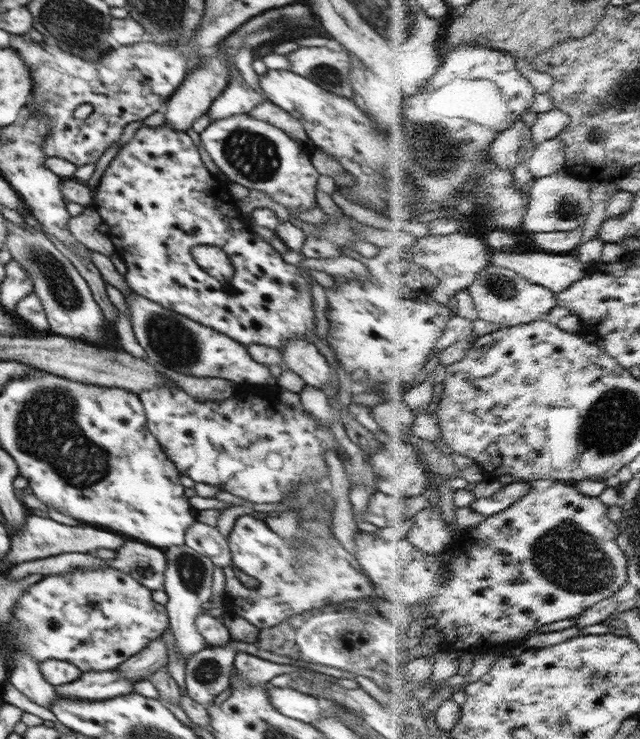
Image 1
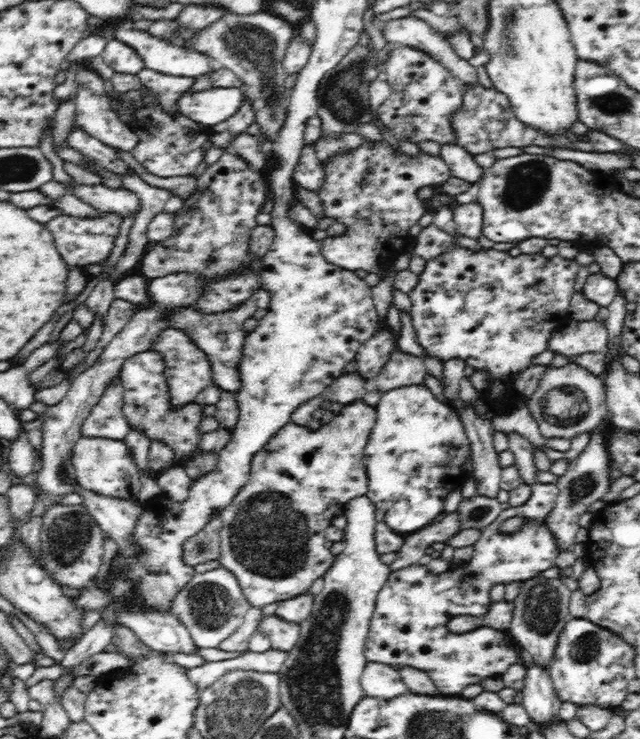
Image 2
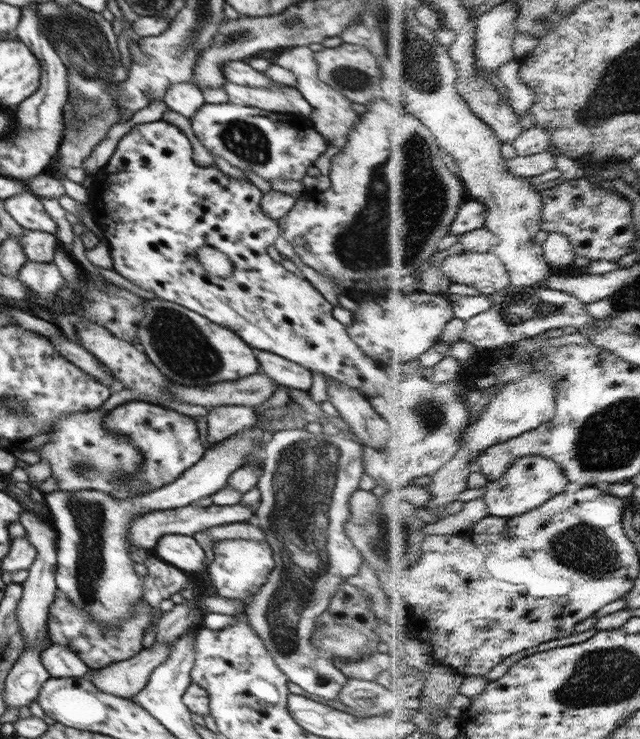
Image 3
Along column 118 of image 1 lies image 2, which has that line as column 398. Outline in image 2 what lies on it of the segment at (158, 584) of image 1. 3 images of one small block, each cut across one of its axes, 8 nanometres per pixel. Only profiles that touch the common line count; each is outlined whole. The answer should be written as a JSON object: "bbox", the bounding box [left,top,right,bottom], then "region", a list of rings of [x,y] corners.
{"bbox":[391,510,460,572],"region":[[[456,510],[454,513],[446,514],[439,522],[431,523],[414,533],[405,534],[401,547],[395,552],[396,559],[391,563],[391,570],[396,572],[396,570],[417,564],[429,545],[434,542],[445,543],[460,530]]]}

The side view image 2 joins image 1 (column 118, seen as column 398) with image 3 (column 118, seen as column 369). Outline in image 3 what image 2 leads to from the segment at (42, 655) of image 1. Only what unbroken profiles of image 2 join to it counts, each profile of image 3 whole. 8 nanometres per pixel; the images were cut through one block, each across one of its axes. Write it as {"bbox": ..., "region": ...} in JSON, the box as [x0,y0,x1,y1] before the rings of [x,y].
{"bbox":[47,593,153,669],"region":[[[61,593],[61,595],[55,596],[54,602],[48,608],[47,630],[50,633],[52,643],[70,647],[90,669],[101,669],[112,663],[132,658],[143,649],[143,637],[147,628],[153,624],[153,607],[143,599],[142,602],[136,604],[134,612],[130,613],[134,613],[134,616],[124,618],[118,624],[120,628],[108,630],[108,628],[98,626],[94,620],[90,620],[84,610],[74,606],[68,600],[68,596]]]}

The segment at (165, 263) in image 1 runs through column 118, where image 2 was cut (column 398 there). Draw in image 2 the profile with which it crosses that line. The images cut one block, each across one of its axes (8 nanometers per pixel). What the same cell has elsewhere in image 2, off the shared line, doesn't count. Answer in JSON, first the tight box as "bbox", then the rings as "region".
{"bbox":[317,140,452,275],"region":[[[365,140],[354,150],[334,154],[323,169],[325,183],[317,193],[322,200],[324,215],[336,219],[336,223],[343,224],[346,232],[320,241],[320,251],[324,259],[334,266],[354,272],[364,270],[368,274],[376,275],[387,270],[385,265],[395,267],[403,261],[410,228],[427,214],[424,203],[418,199],[416,192],[424,186],[440,185],[452,176],[449,166],[442,157],[424,152],[420,152],[417,156],[407,156],[392,149],[384,140],[376,143]]]}

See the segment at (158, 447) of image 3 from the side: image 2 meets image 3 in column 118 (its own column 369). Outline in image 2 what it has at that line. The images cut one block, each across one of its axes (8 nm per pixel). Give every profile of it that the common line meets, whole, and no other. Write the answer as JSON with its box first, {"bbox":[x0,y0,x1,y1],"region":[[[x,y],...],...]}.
{"bbox":[218,400,376,608],"region":[[[357,400],[344,405],[330,422],[315,431],[292,422],[286,424],[254,455],[249,482],[218,514],[222,521],[219,561],[234,573],[251,606],[262,608],[304,594],[333,565],[335,556],[325,547],[326,528],[344,512],[346,502],[368,493],[364,448],[374,422],[376,409]]]}

